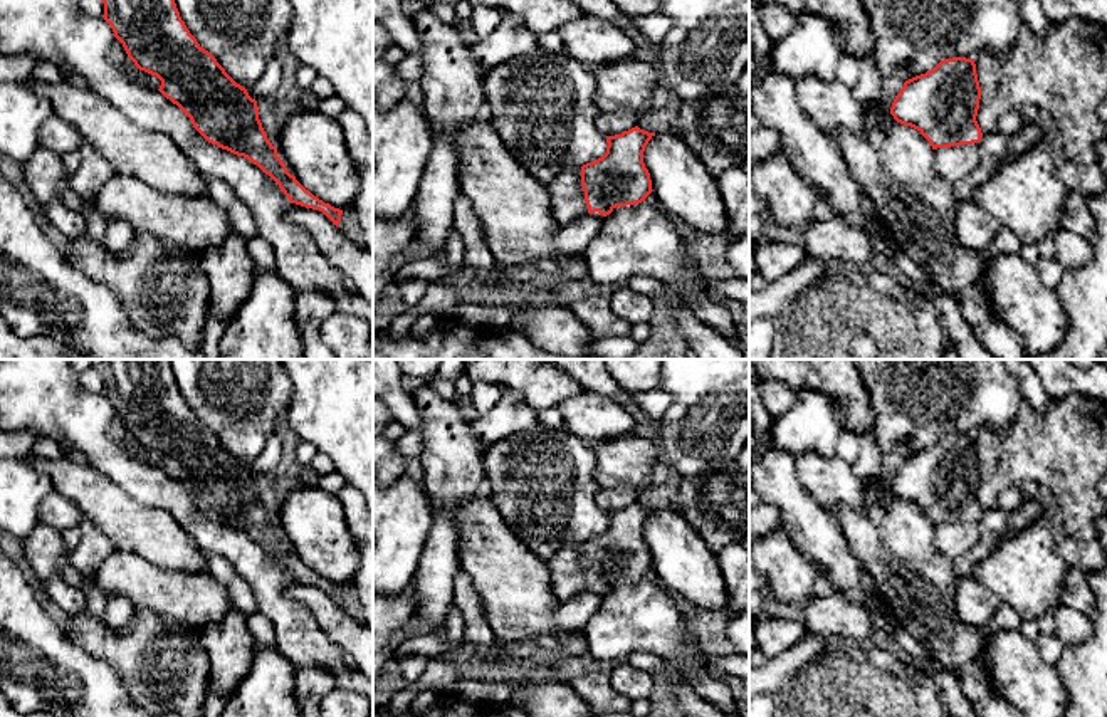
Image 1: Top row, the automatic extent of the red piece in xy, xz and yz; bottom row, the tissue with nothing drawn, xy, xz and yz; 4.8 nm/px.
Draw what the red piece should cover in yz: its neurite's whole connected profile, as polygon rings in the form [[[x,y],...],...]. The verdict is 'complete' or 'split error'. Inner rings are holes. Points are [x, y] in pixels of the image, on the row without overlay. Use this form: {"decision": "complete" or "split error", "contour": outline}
{"decision": "complete", "contour": [[[952,433],[905,457],[890,490],[897,499],[917,505],[932,526],[973,521],[983,514],[976,497],[979,475],[974,437]]]}

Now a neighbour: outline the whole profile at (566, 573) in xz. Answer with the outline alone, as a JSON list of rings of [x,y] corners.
[[[569,542],[548,561],[551,591],[559,601],[568,601],[588,589],[581,563],[581,544]]]

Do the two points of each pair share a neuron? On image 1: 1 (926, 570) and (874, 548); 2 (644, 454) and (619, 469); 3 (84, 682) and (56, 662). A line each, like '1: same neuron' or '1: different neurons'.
1: same neuron
2: same neuron
3: same neuron

